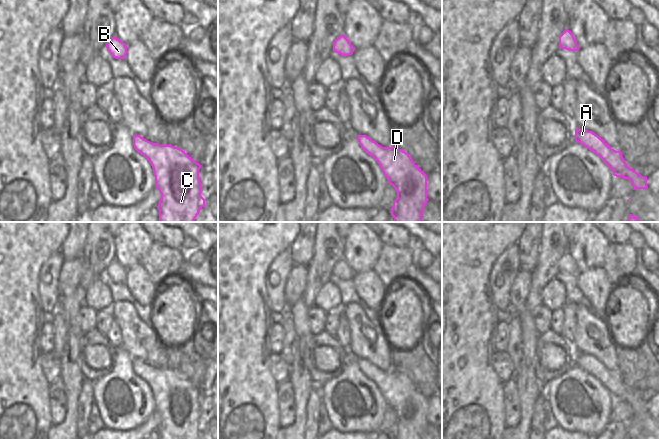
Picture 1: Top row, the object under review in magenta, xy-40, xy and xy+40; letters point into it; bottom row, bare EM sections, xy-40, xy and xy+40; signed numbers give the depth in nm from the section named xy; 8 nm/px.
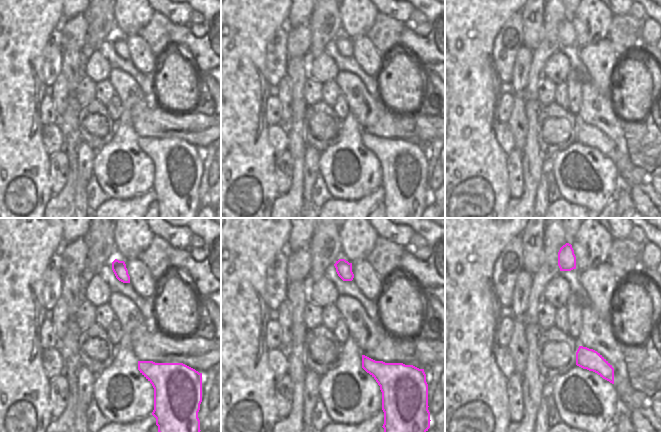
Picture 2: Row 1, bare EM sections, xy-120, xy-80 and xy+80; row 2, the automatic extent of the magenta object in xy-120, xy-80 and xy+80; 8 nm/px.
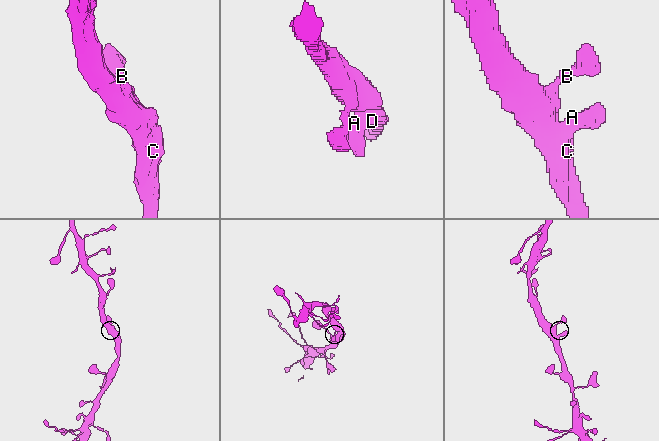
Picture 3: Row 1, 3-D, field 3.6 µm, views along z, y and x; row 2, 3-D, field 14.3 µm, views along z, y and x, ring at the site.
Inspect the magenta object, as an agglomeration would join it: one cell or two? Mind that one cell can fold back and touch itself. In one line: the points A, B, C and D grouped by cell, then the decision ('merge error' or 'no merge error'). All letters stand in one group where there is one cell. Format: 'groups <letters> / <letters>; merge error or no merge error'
groups A B C D; no merge error

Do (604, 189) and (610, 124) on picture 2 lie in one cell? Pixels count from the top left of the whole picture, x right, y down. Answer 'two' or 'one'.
two

